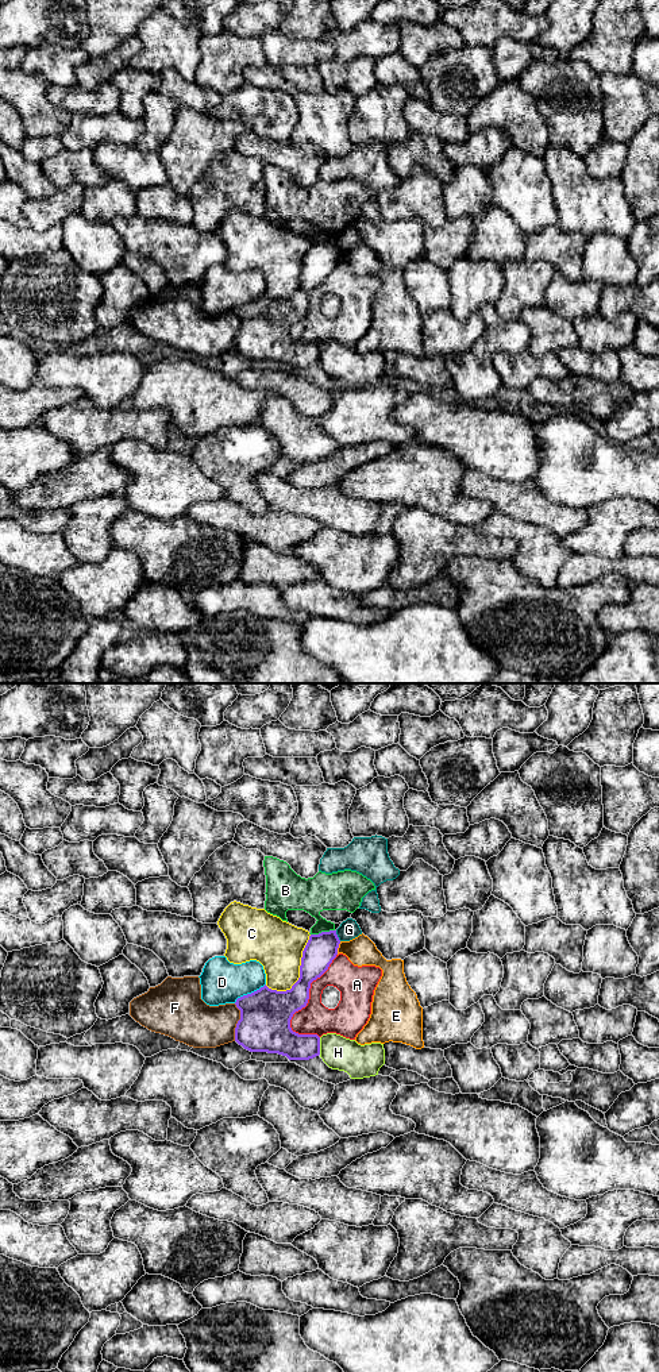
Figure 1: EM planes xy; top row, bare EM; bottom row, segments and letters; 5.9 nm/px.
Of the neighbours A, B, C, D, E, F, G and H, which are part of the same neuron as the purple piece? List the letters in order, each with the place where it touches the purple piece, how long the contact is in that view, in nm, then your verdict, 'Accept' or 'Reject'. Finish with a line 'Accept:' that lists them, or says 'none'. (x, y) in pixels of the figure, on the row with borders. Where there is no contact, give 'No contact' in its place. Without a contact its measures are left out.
A: Touches purple at xy (308, 994). Shared border 550 nm. Reject
B: Touches purple at xy (322, 932). Shared border 150 nm. Reject
C: Touches purple at xy (300, 972). Shared border 420 nm. Reject
D: Touches purple at xy (249, 994). Shared border 220 nm. Reject
E: Touches purple at xy (338, 947). Shared border 80 nm. Reject
F: Touches purple at xy (238, 1022). Shared border 220 nm. Reject
G: Touches purple at xy (336, 936). Shared border 70 nm. Reject
H: Touches purple at xy (319, 1045). Shared border 100 nm. Reject
Accept: none

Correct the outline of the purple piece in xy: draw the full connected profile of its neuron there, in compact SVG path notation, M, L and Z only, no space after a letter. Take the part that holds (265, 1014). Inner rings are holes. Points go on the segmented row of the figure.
M336 930L311 934L302 951L300 978L290 990L277 991L266 984L236 999L240 1020L235 1041L250 1052L267 1052L289 1060L309 1060L320 1055L317 1034L292 1030L293 1014L307 1006L311 983L320 978L338 955Z

